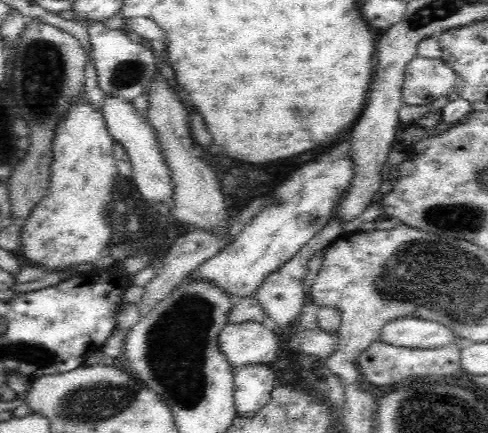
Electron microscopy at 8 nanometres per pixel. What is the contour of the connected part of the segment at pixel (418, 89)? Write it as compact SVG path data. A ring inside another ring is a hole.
M415 56L405 68L401 99L406 106L433 104L438 98L448 96L450 92L454 92L456 83L456 71L447 64L444 64L441 58L422 58Z

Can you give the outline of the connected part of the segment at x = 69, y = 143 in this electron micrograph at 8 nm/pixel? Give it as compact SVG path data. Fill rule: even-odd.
M78 98L68 114L56 127L54 136L54 156L51 166L49 193L36 205L25 220L21 230L21 256L33 265L48 271L66 271L76 263L90 262L94 267L108 267L112 260L105 254L112 236L112 226L108 220L111 209L114 184L119 170L114 158L114 137L107 129L102 110L92 107L88 101Z

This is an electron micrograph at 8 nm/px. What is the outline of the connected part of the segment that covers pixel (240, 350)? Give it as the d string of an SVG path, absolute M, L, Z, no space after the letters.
M249 321L229 324L220 332L220 351L235 369L246 364L267 364L276 359L281 336L271 325Z

